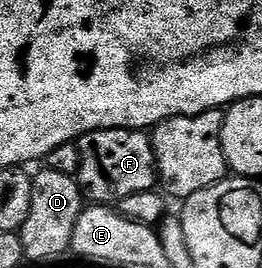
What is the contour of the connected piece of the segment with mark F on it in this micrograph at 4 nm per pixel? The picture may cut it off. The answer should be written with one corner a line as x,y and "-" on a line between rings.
109,128
89,132
77,141
80,170
76,177
83,193
95,204
117,205
128,194
153,192
159,183
153,139
137,128

